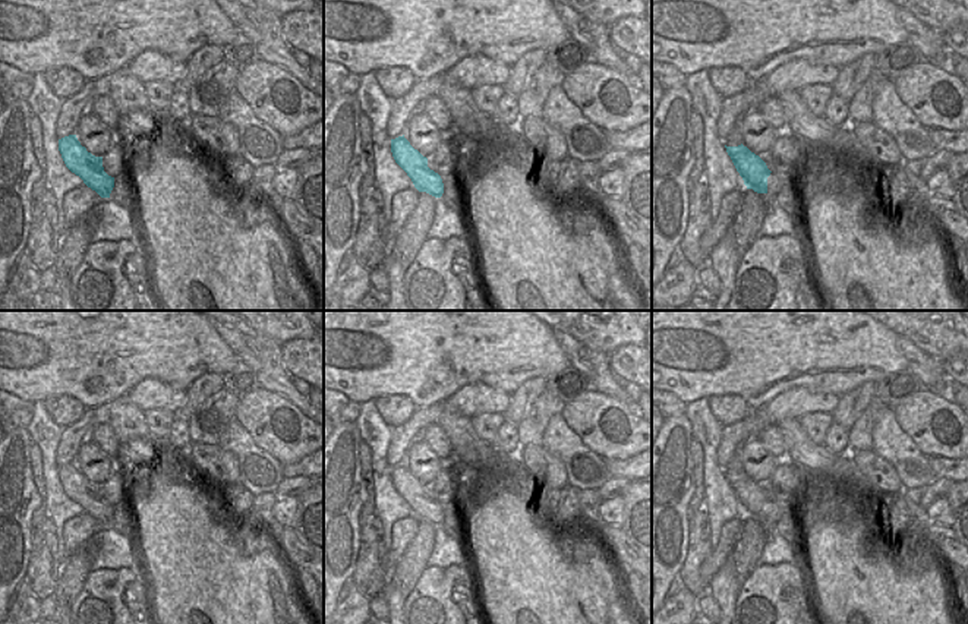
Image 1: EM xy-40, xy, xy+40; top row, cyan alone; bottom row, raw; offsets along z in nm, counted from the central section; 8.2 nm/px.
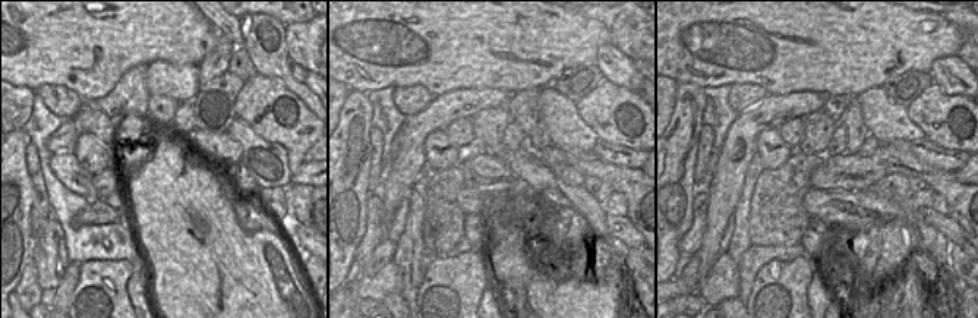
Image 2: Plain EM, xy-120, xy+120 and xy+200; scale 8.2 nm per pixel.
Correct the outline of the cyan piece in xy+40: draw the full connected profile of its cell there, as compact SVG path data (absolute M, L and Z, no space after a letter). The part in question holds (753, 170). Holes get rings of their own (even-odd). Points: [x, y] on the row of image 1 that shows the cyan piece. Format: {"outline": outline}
{"outline": "M742 144L738 146L725 145L725 148L747 189L753 189L763 199L773 199L783 187L789 187L791 190L798 189L798 174L770 171L766 163Z"}

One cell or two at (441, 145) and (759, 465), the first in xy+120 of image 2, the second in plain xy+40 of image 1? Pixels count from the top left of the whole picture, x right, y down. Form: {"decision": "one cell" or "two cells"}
{"decision": "one cell"}

